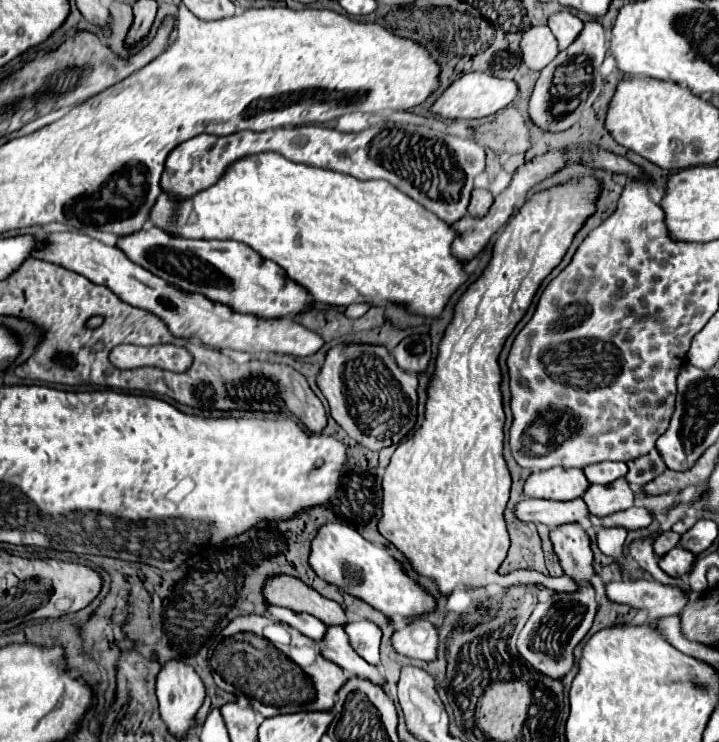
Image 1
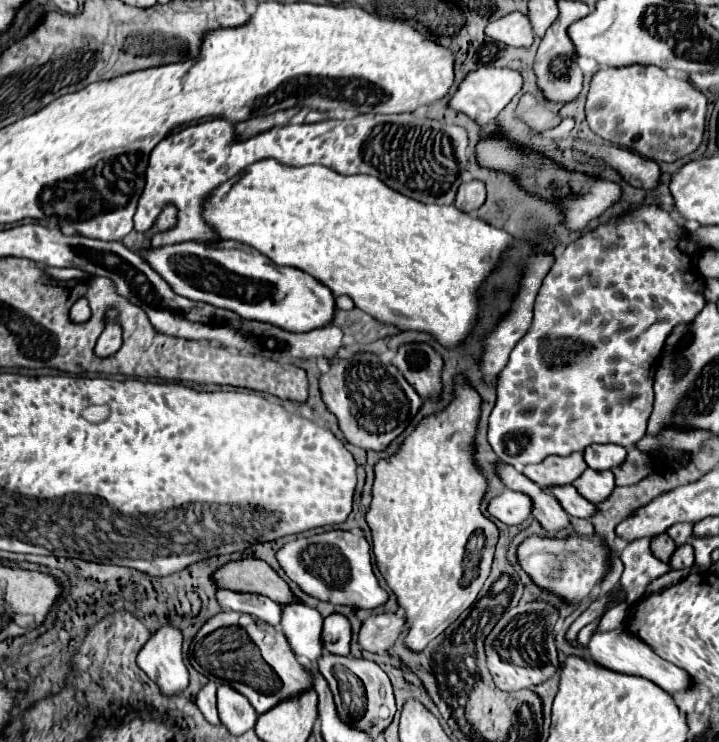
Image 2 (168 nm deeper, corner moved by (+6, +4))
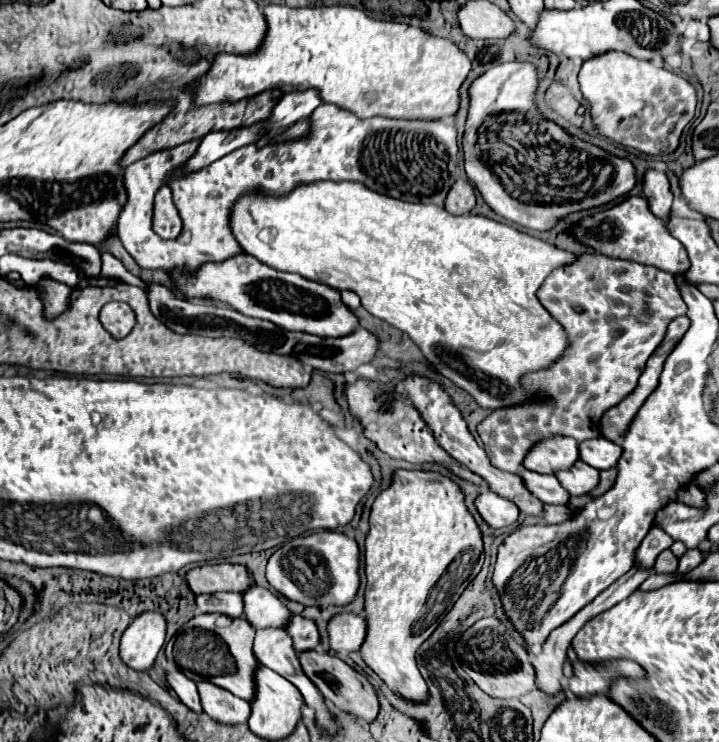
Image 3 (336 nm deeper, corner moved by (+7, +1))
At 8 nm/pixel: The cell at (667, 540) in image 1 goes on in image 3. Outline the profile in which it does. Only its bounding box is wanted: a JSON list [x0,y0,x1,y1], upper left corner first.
[655,549,679,573]

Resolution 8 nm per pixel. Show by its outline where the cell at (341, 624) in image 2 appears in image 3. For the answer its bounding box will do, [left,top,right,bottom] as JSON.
[285,615,319,651]

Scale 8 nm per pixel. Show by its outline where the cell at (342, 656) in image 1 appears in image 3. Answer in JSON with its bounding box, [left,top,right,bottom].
[243,583,291,627]

